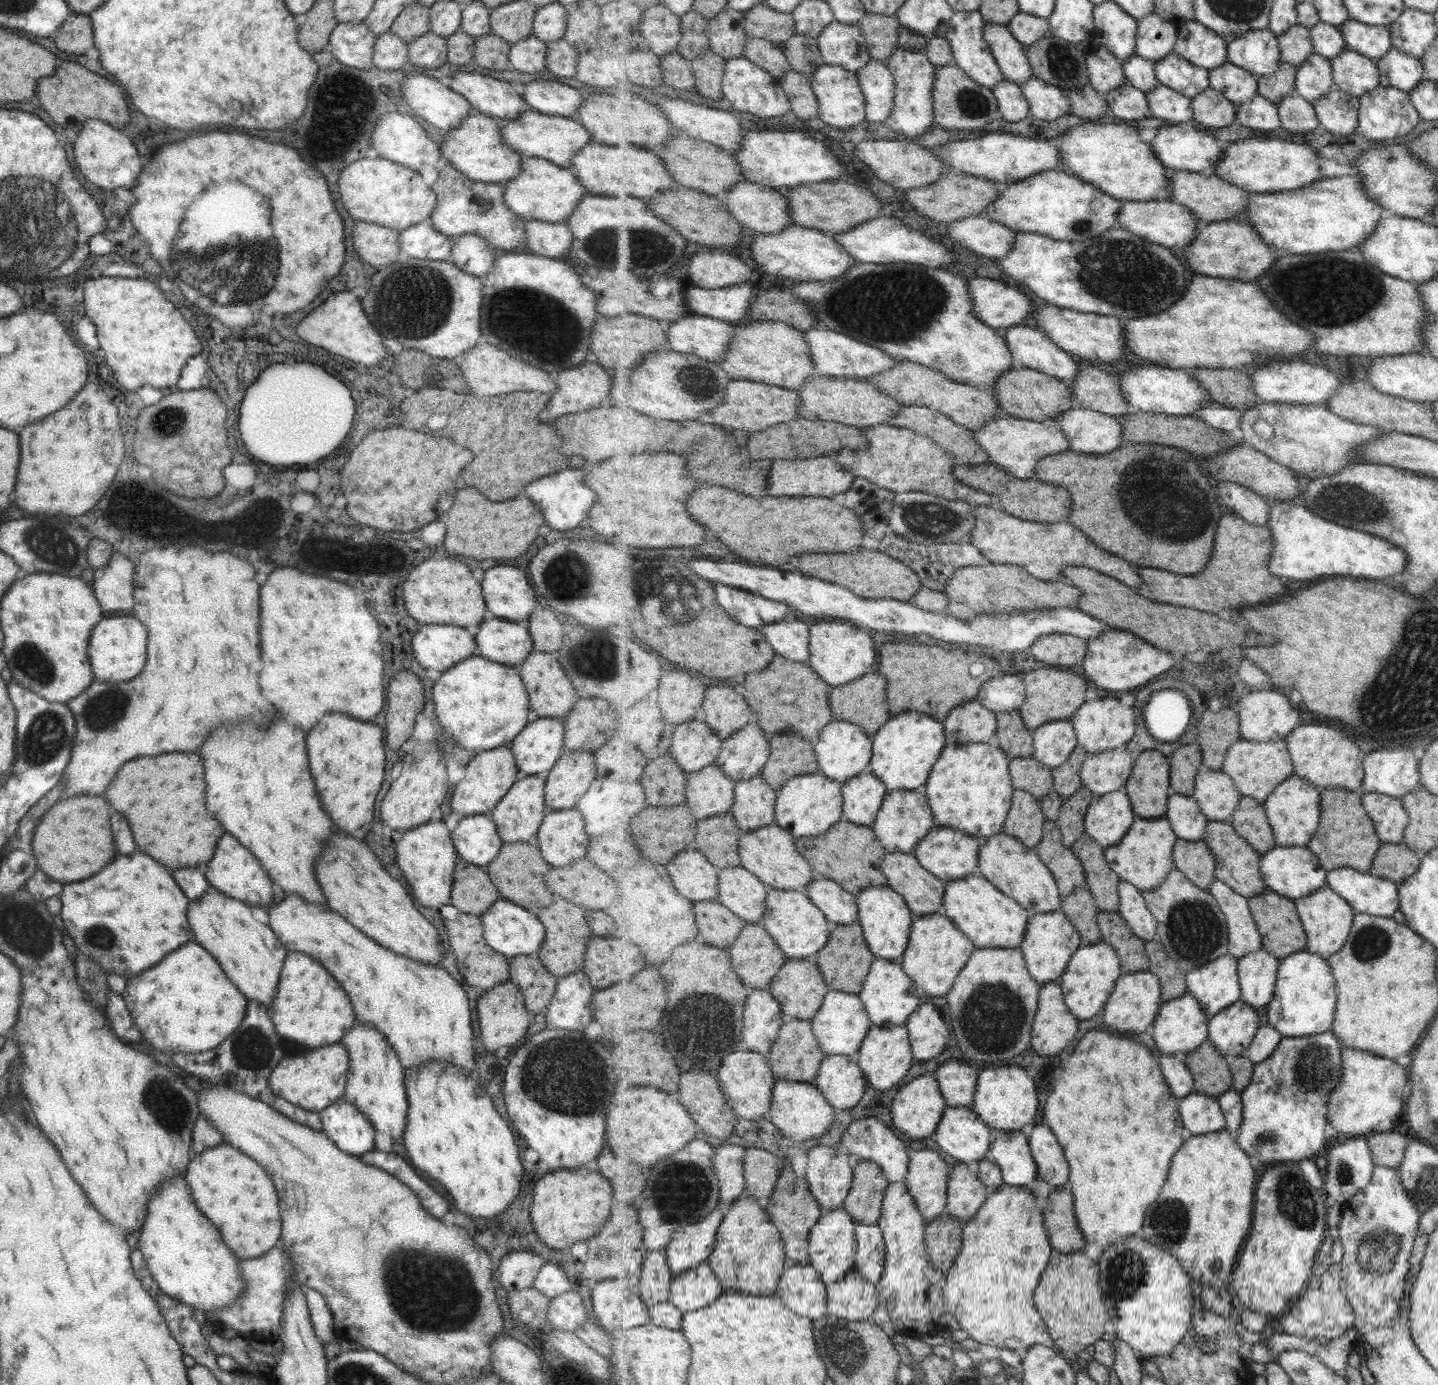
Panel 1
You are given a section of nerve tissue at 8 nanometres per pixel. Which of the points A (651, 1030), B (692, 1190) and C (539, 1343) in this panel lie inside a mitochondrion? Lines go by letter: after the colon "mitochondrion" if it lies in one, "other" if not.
A: other
B: mitochondrion
C: other

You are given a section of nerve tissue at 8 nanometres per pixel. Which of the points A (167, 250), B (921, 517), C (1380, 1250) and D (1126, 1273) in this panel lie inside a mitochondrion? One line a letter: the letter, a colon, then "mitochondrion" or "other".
A: mitochondrion
B: mitochondrion
C: mitochondrion
D: mitochondrion

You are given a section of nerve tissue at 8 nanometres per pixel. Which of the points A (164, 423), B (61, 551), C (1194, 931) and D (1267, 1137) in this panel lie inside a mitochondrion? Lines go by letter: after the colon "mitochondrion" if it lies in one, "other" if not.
A: mitochondrion
B: mitochondrion
C: mitochondrion
D: mitochondrion

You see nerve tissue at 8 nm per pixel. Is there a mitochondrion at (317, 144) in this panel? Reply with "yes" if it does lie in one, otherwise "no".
no

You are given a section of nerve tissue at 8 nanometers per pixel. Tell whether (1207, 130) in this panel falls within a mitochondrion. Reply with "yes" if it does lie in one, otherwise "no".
no

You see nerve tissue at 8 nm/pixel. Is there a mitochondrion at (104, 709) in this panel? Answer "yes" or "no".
yes

